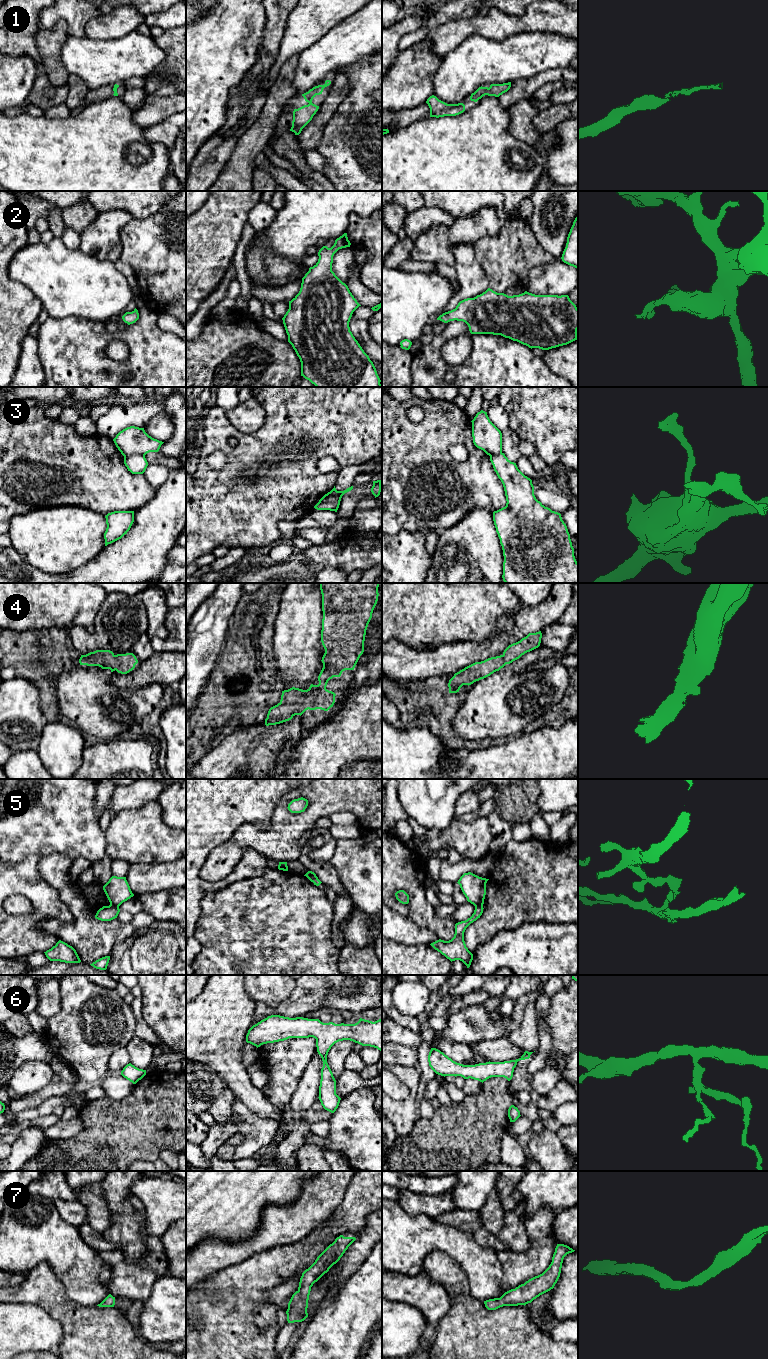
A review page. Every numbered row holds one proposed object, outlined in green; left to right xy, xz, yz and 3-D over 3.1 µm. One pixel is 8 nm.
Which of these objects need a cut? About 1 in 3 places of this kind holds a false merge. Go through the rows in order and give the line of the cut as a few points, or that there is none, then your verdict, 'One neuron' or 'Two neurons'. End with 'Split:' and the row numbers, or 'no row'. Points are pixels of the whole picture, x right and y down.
1: No split. One neuron
2: No split. One neuron
3: Split along xz (340, 500), (337, 496), (327, 496), (319, 502). Two neurons
4: No split. One neuron
5: Split along xy (110, 903), (118, 906). Two neurons
6: No split. One neuron
7: No split. One neuron
Split: 3, 5

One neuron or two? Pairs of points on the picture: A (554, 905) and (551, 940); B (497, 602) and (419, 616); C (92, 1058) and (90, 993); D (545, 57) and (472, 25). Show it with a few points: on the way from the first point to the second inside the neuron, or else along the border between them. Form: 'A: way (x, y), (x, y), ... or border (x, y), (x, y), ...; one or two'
A: border (567, 922), (531, 921), (529, 923); two
B: way (478, 602), (438, 602); one
C: way (83, 1042), (86, 1033), (86, 1009); one
D: border (528, 33), (513, 34), (501, 40), (482, 37); two

